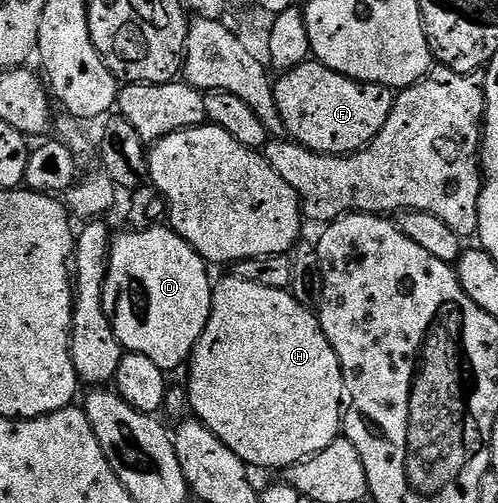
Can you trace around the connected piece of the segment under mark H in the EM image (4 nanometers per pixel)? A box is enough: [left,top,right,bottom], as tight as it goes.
[184,276,344,472]

